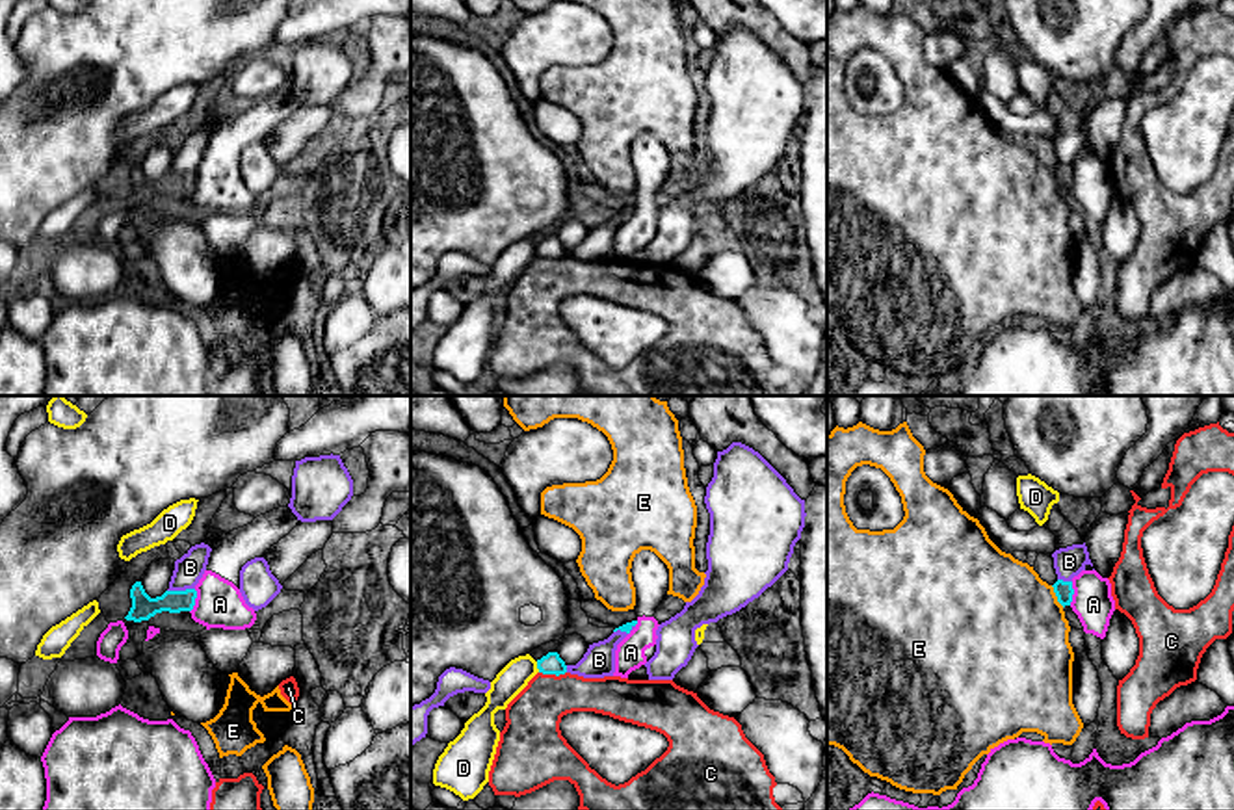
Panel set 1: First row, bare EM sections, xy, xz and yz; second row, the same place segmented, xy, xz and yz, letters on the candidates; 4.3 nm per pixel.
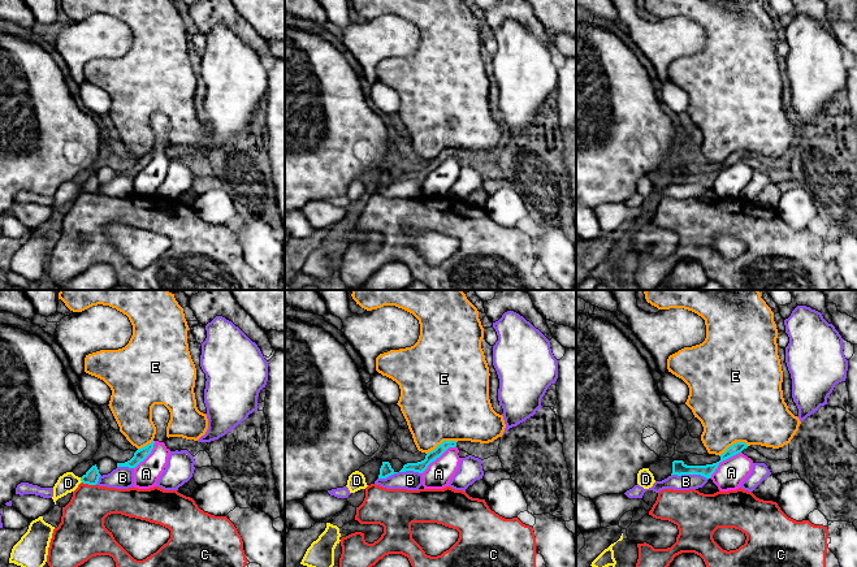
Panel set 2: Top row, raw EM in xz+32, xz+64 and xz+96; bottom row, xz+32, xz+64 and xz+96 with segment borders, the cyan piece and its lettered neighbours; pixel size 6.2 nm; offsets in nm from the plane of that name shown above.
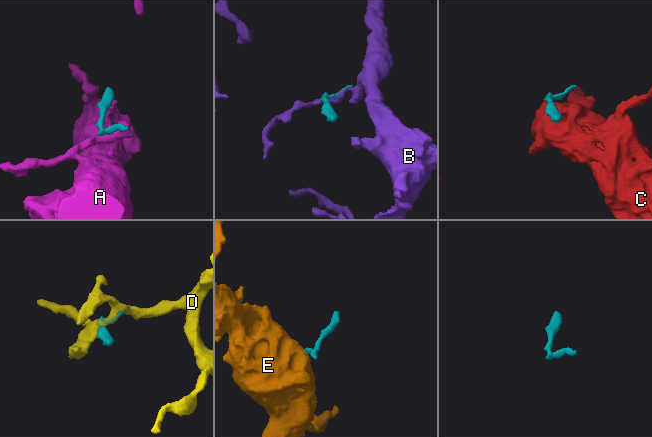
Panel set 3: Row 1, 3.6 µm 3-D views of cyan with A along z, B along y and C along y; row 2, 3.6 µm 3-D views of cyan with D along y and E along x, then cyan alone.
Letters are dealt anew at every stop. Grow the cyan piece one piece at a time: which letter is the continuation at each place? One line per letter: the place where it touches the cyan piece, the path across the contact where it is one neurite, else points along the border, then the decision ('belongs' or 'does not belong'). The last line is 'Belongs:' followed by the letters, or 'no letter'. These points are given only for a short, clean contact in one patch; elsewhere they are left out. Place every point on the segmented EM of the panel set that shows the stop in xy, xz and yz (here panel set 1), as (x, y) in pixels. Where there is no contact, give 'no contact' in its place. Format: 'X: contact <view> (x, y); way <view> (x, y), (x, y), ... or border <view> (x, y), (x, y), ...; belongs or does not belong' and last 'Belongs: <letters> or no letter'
A: contact yz (1073, 593); does not belong
B: contact xy (181, 591); border xy (194, 587), (168, 591); does not belong
C: contact xz (552, 673); does not belong
D: contact xz (538, 667); border xz (536, 662), (539, 671); does not belong
E: contact yz (1056, 595); border yz (1050, 586), (1063, 606); does not belong
Belongs: no letter

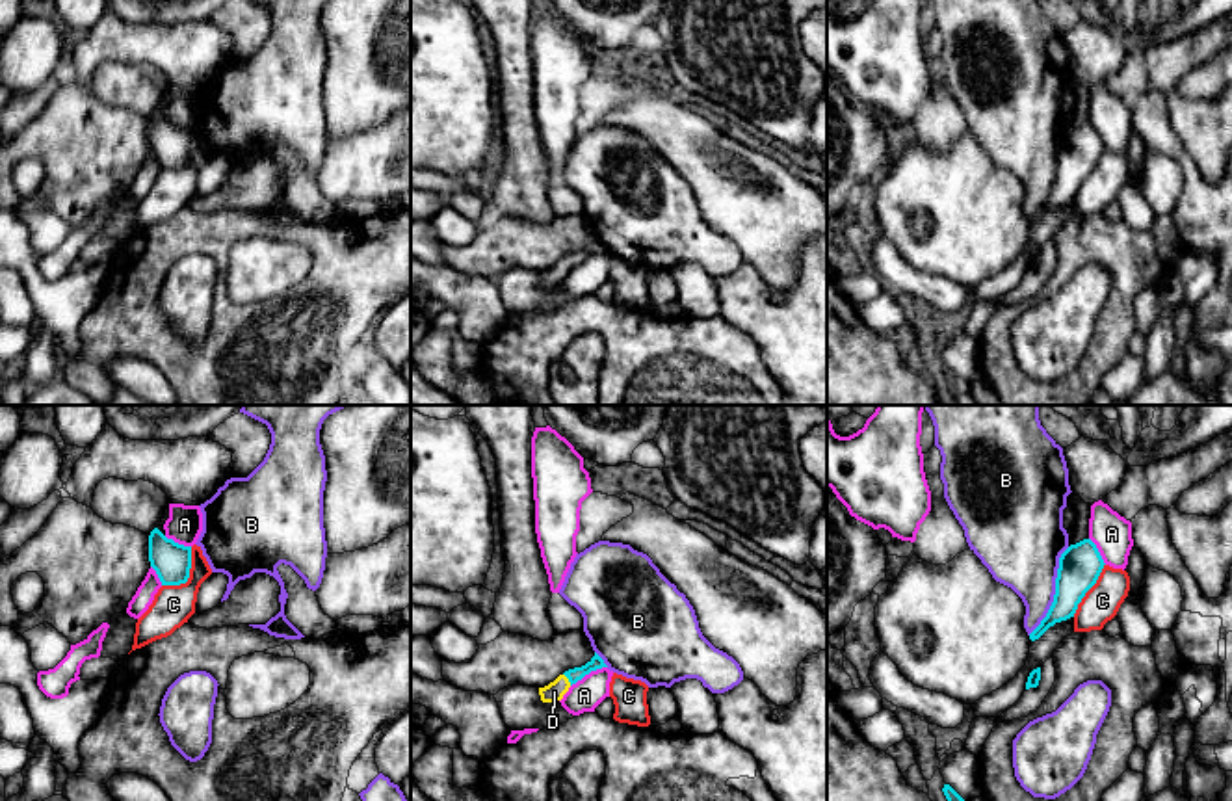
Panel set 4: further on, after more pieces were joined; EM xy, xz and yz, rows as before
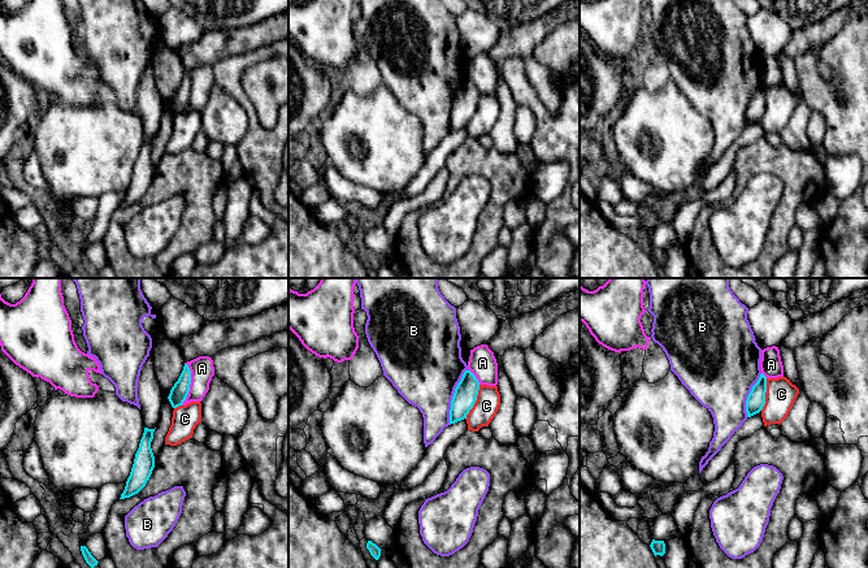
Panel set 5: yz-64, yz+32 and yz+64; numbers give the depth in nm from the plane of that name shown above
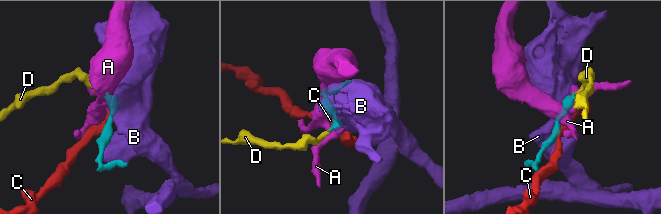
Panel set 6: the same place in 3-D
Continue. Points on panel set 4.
A: contact xz (588, 673); border xz (606, 666), (586, 673), (571, 686); does not belong
B: contact yz (1056, 591); border yz (1069, 547), (1060, 558), (1054, 601), (1047, 616), (1028, 634); does not belong
C: contact xy (188, 577); border xy (192, 547), (190, 577), (184, 582), (162, 586); does not belong
D: contact xz (567, 677); way xz (597, 662), (567, 677), (554, 692); belongs
Belongs: D

